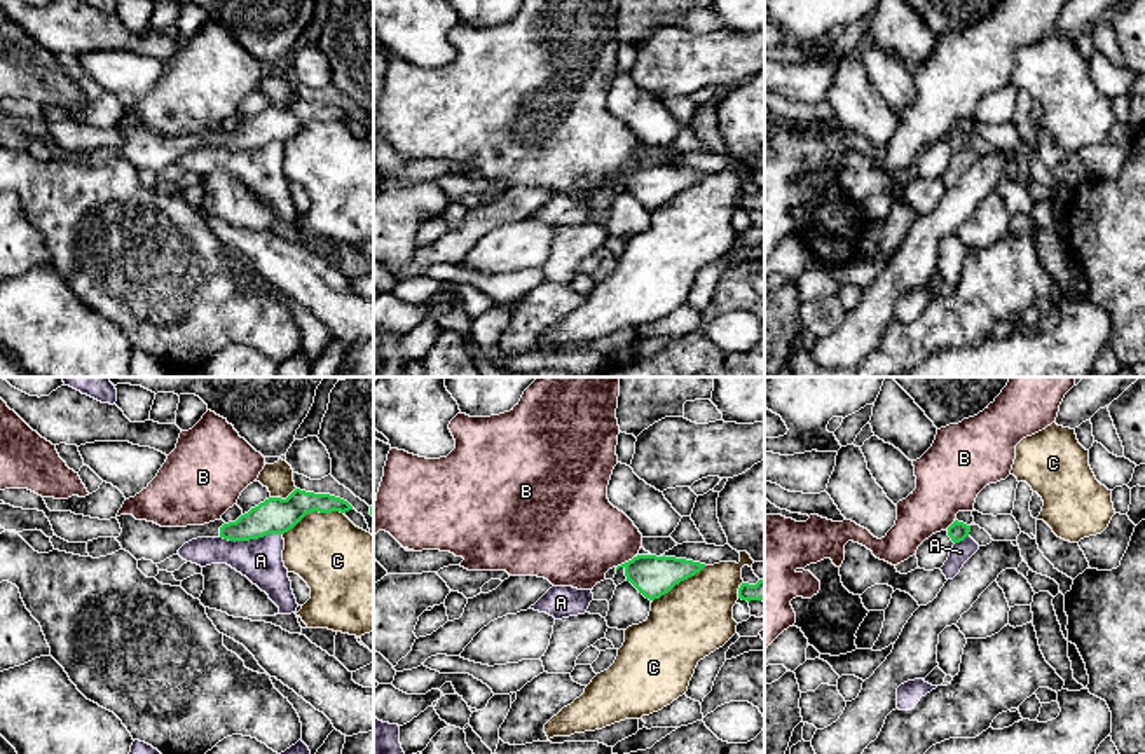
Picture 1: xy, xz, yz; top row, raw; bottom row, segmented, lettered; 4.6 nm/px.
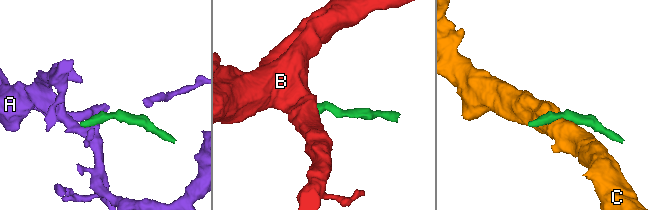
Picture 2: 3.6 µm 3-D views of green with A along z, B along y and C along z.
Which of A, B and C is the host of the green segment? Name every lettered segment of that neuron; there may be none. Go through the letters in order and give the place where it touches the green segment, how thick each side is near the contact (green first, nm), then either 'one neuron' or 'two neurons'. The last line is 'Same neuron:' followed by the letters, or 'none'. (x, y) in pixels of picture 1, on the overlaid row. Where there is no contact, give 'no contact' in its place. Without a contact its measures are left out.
A: meets green in xy at (250, 538); 170 nm thick on the green side, 200 nm on the other; two neurons
B: meets green in xz at (629, 561); 190 nm thick on the green side, 400 nm on the other; two neurons
C: meets green in xy at (313, 510); 170 nm thick on the green side, 360 nm on the other; two neurons
Same neuron: none

